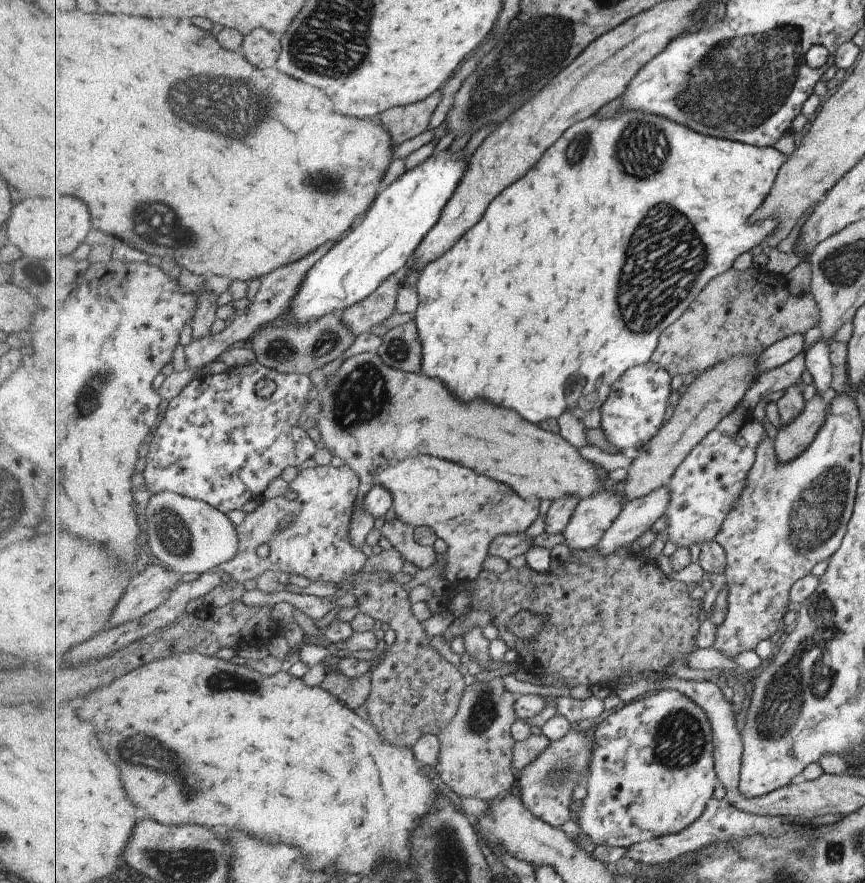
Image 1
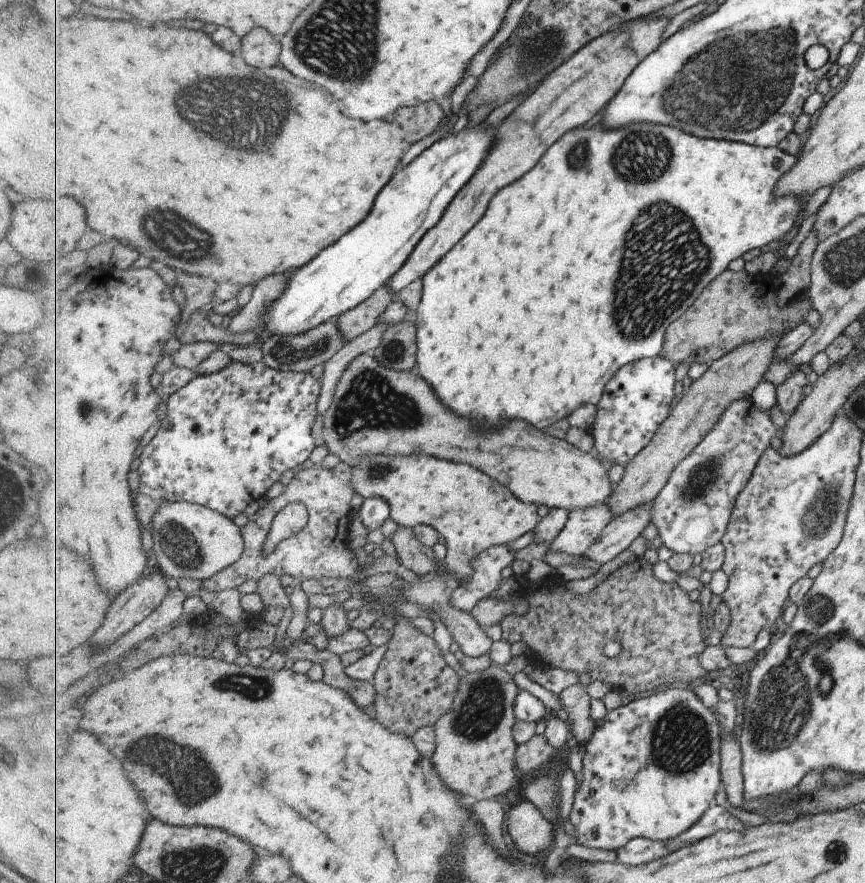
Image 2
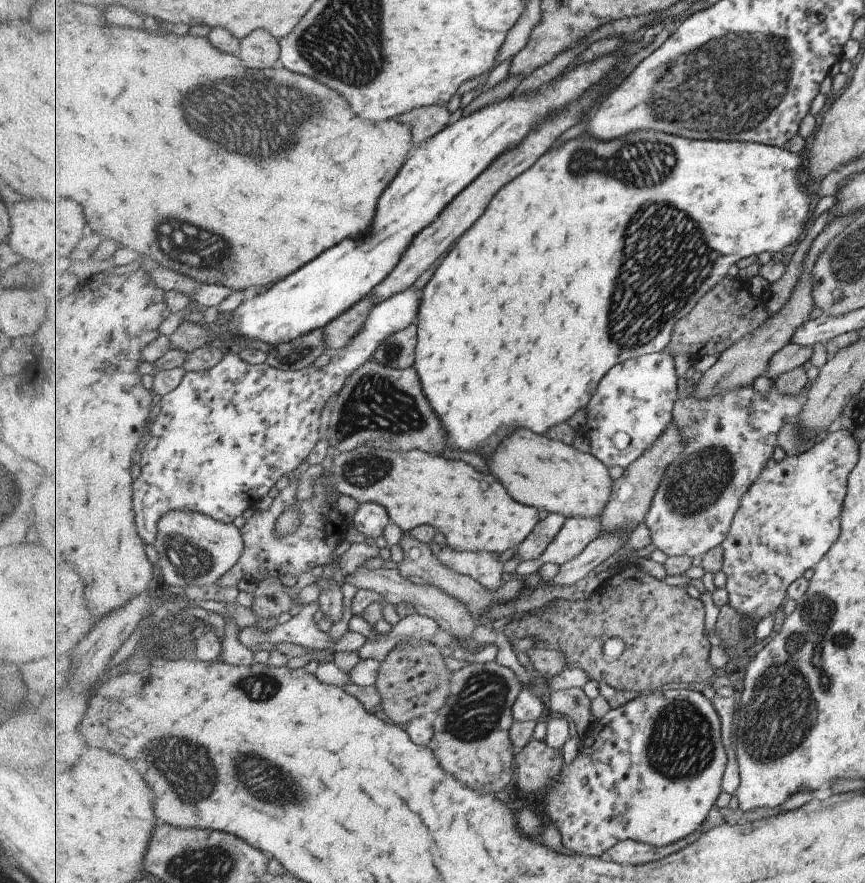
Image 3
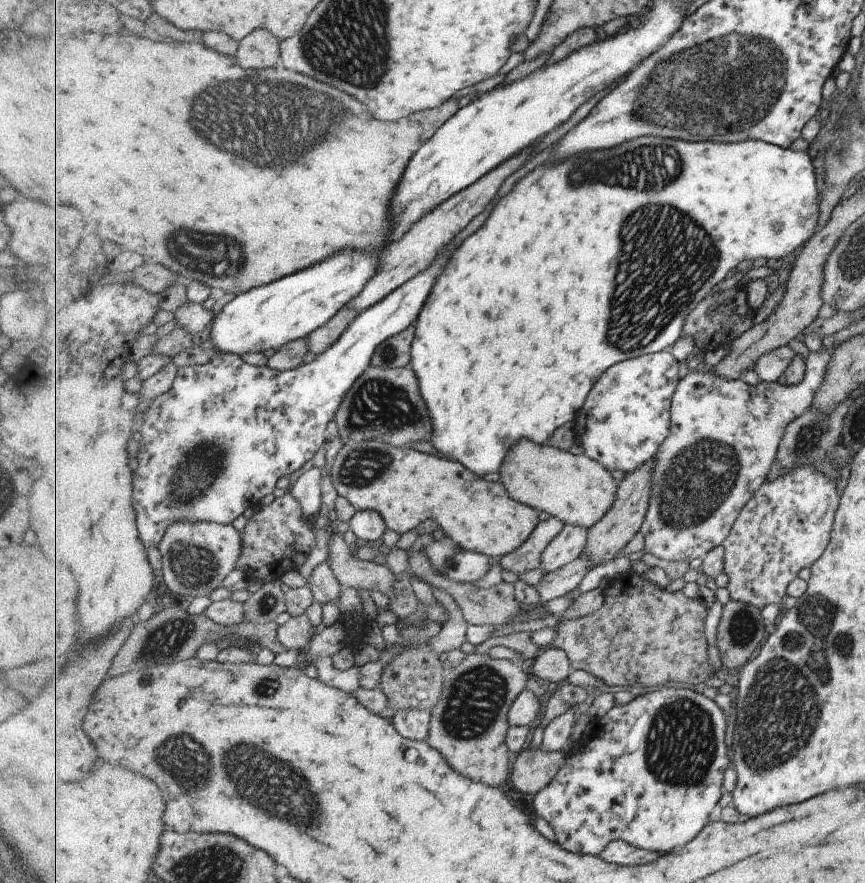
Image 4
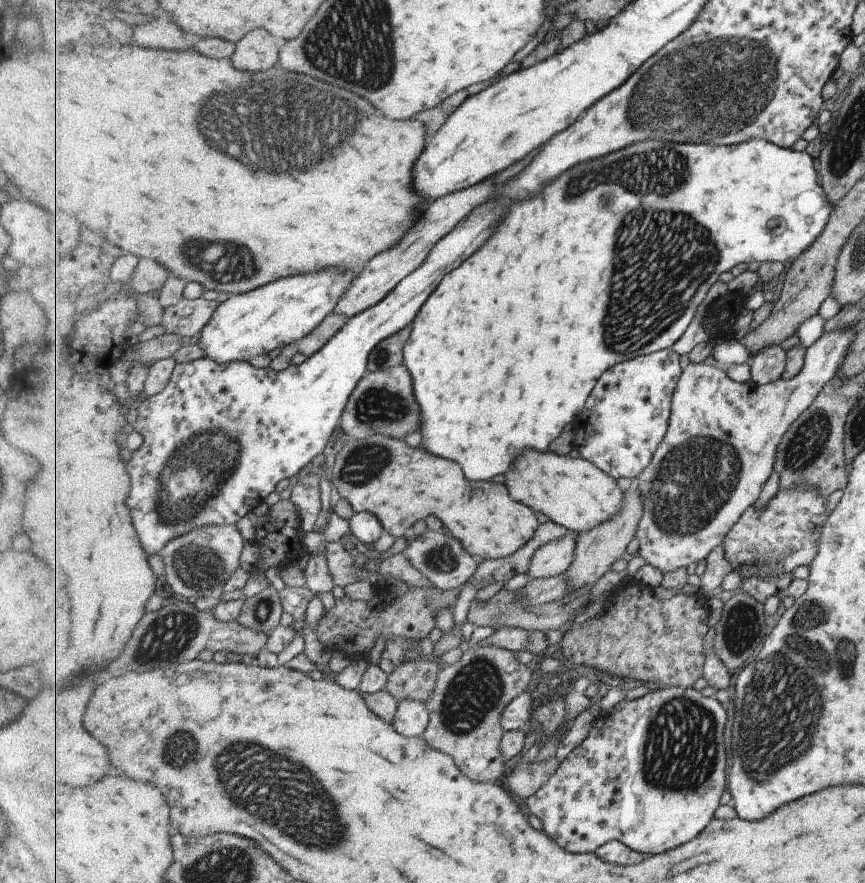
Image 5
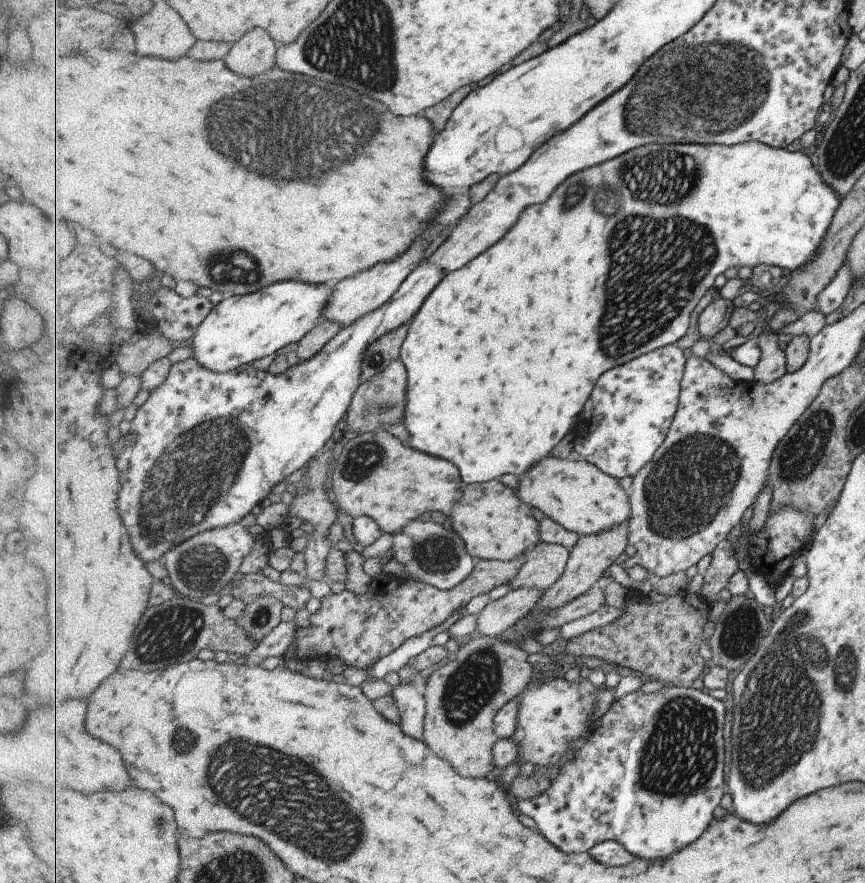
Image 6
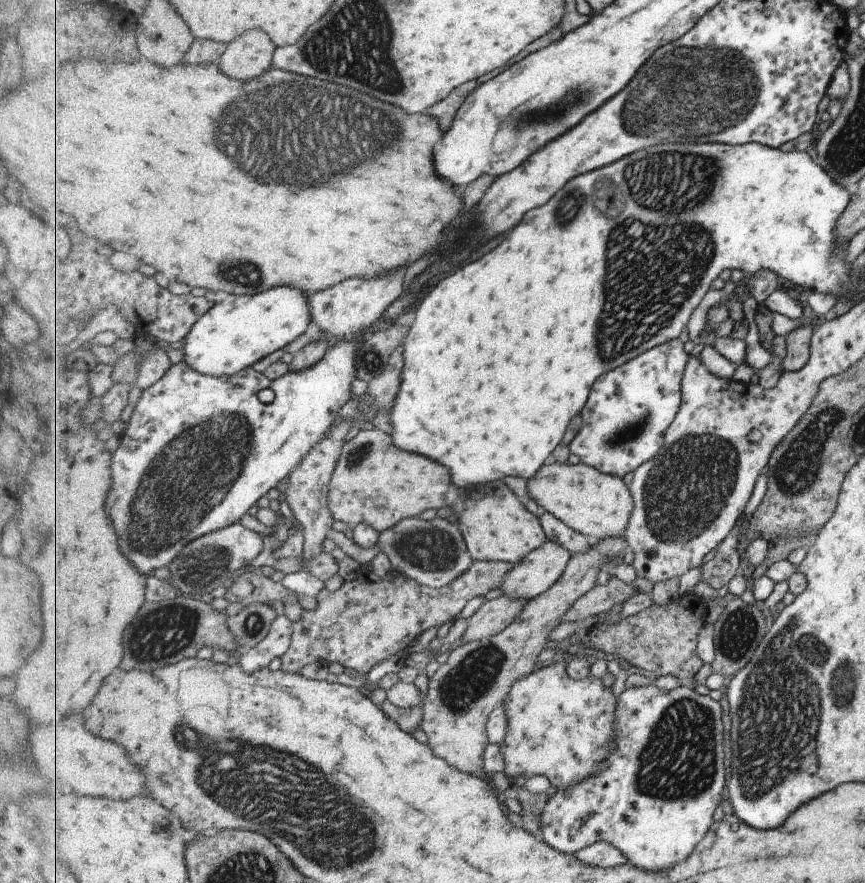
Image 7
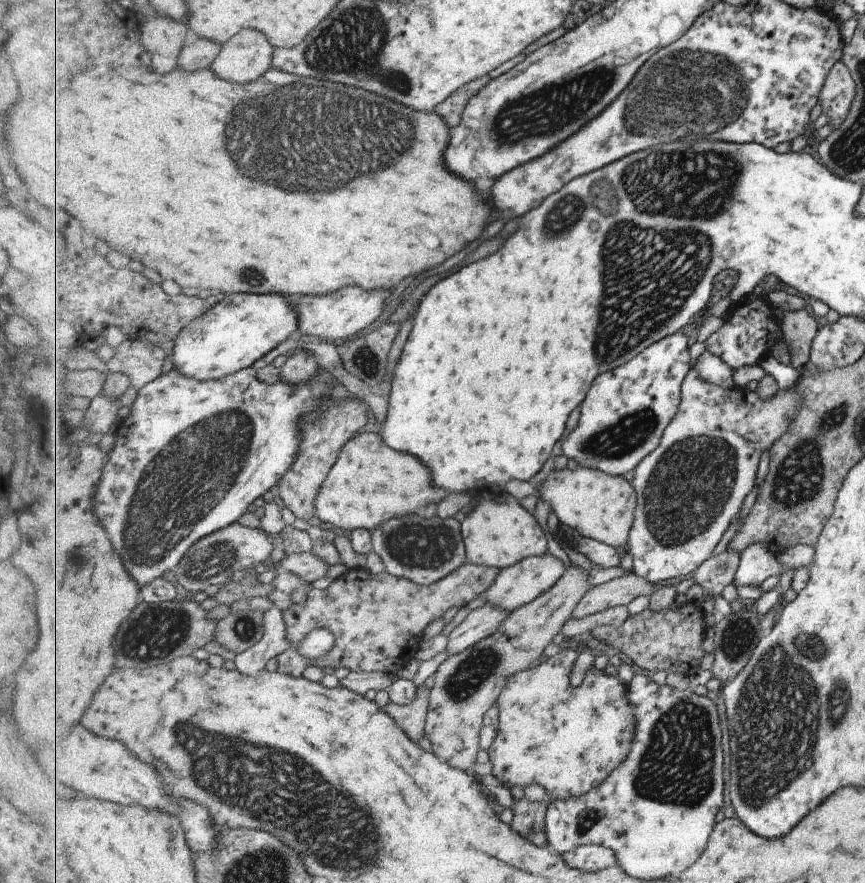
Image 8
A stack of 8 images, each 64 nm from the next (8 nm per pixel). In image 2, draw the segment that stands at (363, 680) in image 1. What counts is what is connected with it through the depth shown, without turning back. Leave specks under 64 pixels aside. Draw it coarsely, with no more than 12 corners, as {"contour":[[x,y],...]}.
{"contour":[[297,638],[284,653],[292,660],[318,663],[323,681],[347,692],[357,706],[375,706],[372,681],[346,673],[339,655]]}

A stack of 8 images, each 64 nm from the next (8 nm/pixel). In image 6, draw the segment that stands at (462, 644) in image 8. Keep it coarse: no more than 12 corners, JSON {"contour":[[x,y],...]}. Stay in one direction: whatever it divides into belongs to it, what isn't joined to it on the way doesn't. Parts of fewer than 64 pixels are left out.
{"contour":[[521,587],[487,604],[477,631],[493,637],[535,609],[547,590]]}

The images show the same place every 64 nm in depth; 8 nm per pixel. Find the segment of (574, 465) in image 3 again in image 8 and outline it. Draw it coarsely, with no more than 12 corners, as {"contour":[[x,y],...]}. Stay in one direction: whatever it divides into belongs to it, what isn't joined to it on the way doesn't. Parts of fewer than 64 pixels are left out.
{"contour":[[553,469],[537,496],[583,537],[625,548],[638,494],[599,469]]}

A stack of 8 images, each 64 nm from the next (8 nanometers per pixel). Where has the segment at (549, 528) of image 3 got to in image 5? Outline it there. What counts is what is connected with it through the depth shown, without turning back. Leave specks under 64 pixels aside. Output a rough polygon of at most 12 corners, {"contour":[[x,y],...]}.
{"contour":[[549,519],[514,555],[486,559],[469,583],[483,588],[527,573],[535,553],[568,528]]}

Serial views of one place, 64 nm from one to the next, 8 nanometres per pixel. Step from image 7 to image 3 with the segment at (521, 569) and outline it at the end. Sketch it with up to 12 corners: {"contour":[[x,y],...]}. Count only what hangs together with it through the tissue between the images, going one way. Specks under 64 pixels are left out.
{"contour":[[603,514],[568,518],[547,548],[558,566],[579,557],[599,537]]}

